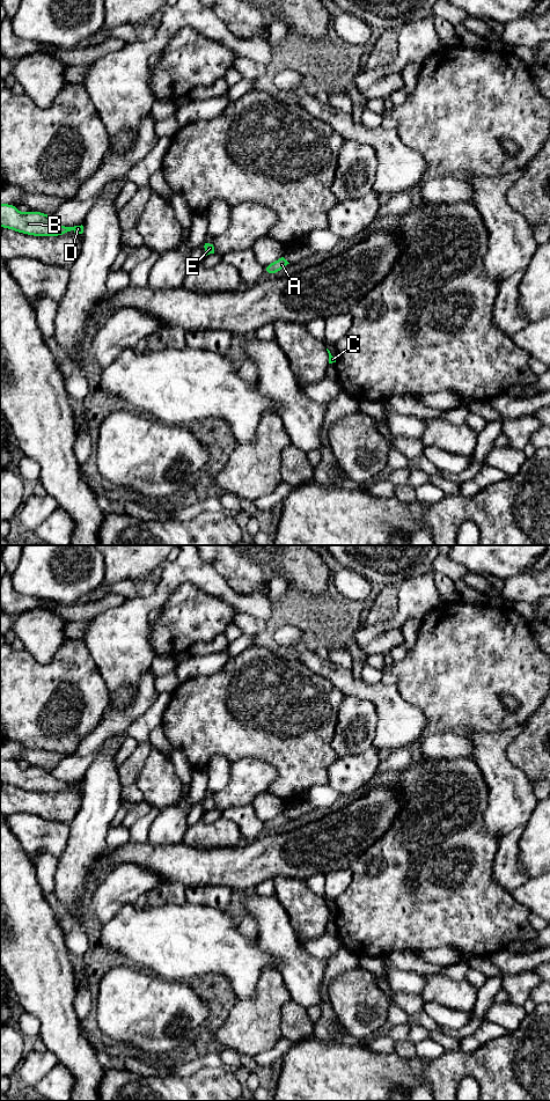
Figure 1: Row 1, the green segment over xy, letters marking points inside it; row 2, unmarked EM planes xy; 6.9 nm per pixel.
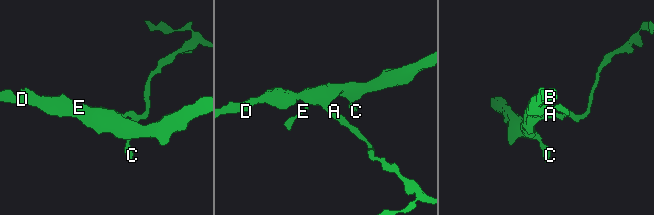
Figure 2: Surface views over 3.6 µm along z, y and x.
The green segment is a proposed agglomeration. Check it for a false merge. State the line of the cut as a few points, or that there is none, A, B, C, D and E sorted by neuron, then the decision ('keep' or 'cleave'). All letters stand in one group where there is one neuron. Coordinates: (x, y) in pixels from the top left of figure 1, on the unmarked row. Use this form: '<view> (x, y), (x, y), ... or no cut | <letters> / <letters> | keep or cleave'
no cut | A B C D E | keep

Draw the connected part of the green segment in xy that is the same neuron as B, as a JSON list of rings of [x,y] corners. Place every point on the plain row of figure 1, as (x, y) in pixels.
[[[0,759],[0,783],[32,792],[60,792],[69,787],[83,788],[83,781],[67,783],[58,780],[52,771],[29,766],[21,769],[15,761]]]

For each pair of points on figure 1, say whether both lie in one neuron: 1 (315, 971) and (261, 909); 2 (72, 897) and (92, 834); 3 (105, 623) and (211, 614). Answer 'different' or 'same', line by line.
1: same
2: same
3: different

